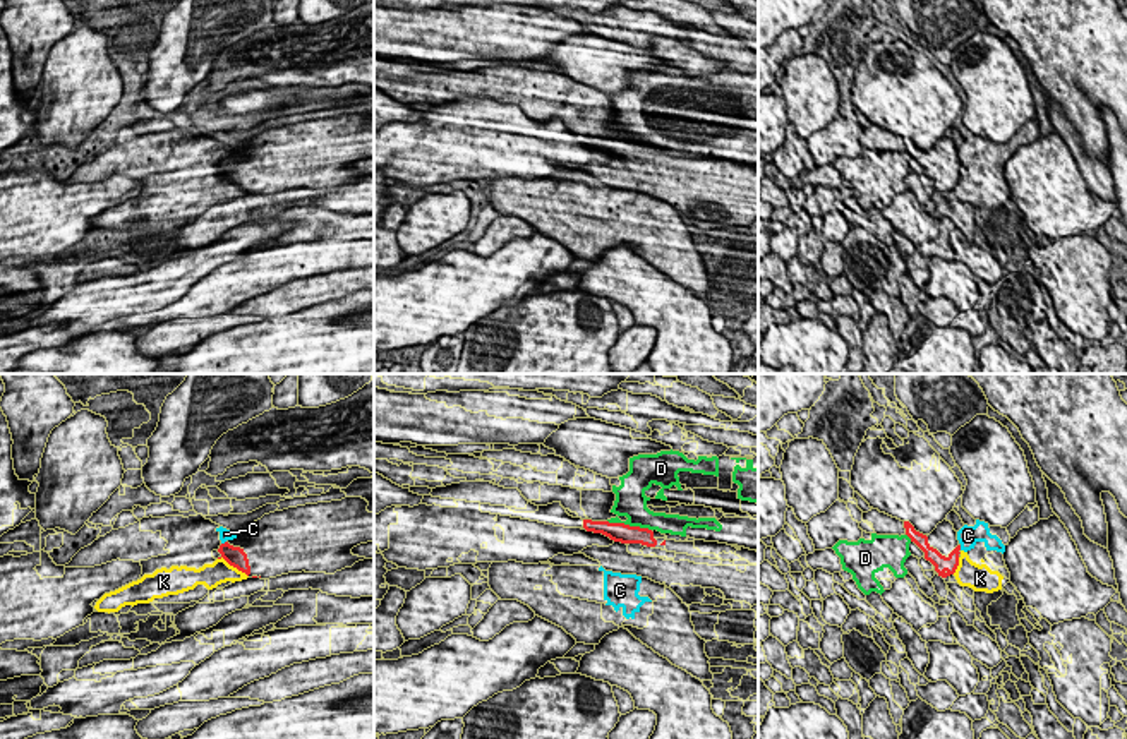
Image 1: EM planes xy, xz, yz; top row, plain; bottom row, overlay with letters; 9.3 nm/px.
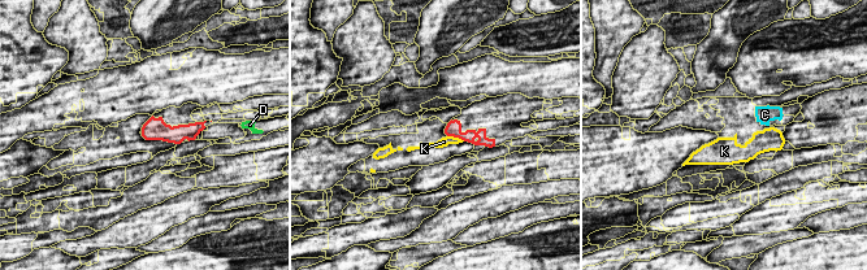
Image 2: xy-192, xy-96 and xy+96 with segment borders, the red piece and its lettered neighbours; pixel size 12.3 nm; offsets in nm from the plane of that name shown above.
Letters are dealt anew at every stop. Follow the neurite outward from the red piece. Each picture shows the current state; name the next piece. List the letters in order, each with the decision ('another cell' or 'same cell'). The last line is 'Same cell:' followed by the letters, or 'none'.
C: another cell
D: another cell
K: another cell
Same cell: none

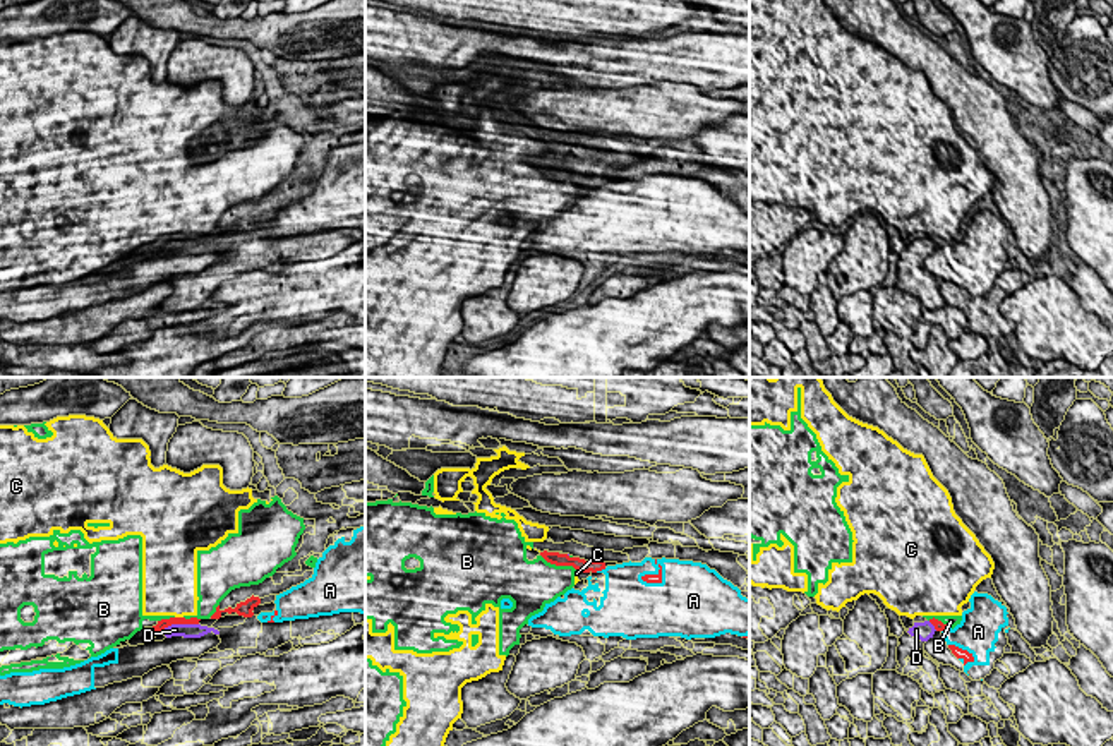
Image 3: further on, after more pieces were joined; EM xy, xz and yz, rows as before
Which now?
A: another cell
B: another cell
C: another cell
D: same cell
Same cell: D

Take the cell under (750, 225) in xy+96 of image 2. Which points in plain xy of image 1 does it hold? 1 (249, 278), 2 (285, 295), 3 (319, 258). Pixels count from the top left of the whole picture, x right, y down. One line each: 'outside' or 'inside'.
1: inside
2: outside
3: inside

